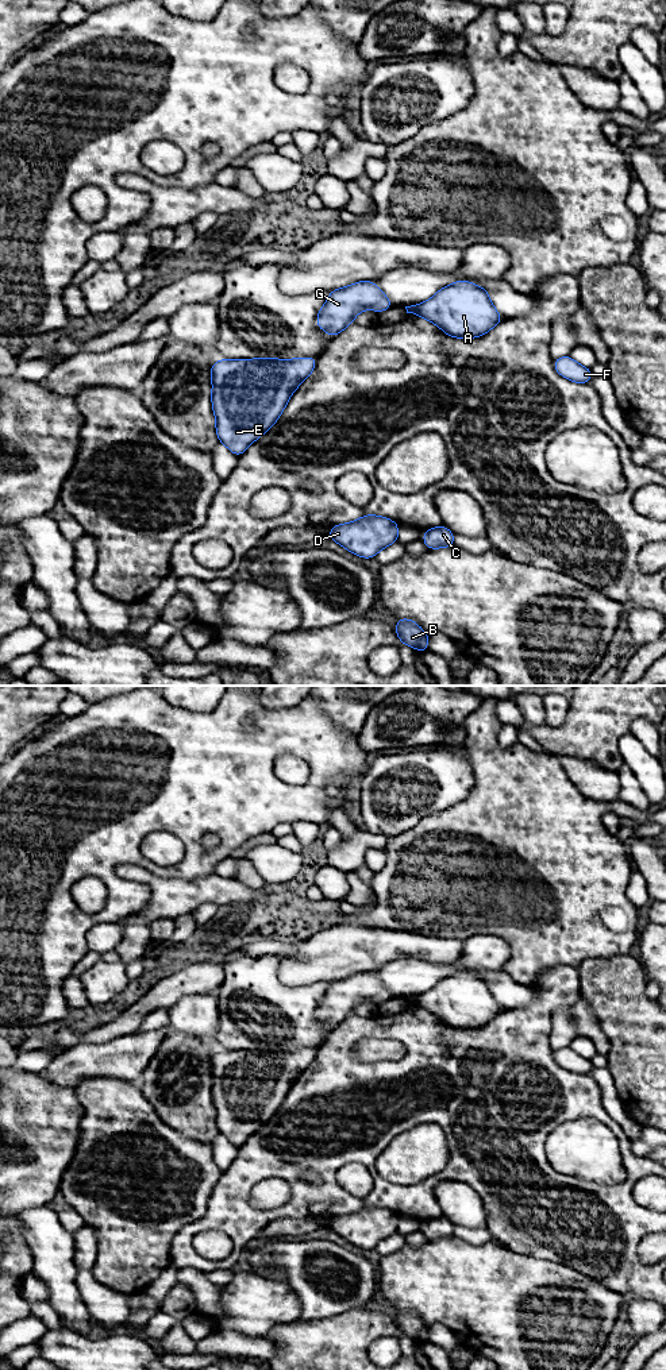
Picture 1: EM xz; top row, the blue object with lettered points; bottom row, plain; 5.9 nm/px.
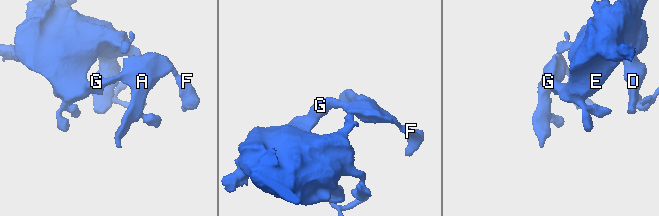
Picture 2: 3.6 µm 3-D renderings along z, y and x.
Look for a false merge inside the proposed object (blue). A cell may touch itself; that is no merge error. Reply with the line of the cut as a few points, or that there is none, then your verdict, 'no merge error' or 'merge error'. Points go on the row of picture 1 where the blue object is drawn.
cut none; no merge error

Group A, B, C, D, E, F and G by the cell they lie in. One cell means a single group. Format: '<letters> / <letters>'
A B C D E F G

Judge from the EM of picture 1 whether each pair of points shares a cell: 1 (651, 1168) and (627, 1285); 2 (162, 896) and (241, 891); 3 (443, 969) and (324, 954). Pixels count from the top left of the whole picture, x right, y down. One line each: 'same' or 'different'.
1: same
2: same
3: different

